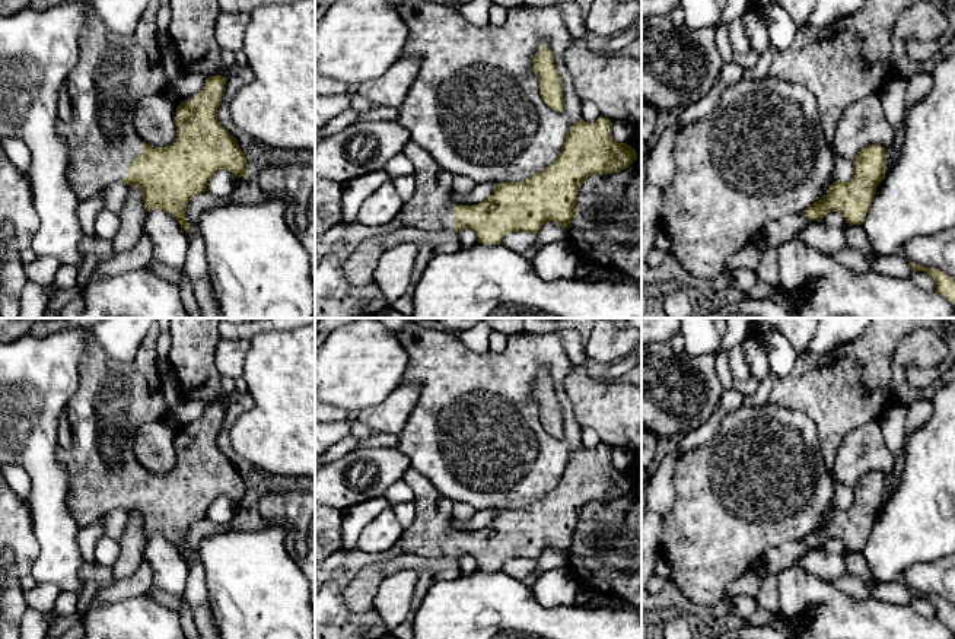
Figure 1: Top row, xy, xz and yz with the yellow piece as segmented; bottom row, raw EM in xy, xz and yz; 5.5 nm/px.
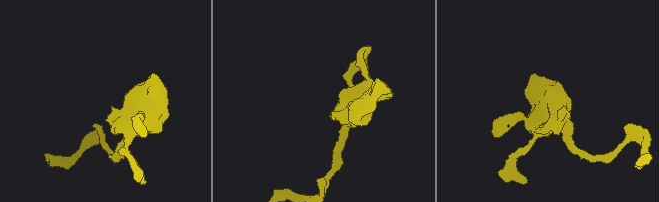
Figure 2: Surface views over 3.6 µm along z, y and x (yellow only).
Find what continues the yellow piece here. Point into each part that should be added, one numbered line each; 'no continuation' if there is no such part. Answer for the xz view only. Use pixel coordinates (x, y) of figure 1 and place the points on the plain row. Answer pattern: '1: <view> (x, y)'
1: xz (430, 534)

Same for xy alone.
1: xy (114, 399)

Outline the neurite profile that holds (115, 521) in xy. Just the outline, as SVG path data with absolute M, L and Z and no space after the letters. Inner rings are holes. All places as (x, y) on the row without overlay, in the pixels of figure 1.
M122 508L112 509L101 521L104 522L104 535L120 540L127 528L128 512Z

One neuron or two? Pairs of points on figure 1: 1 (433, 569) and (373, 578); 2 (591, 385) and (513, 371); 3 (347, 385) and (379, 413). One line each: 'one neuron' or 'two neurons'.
1: one neuron
2: two neurons
3: two neurons

